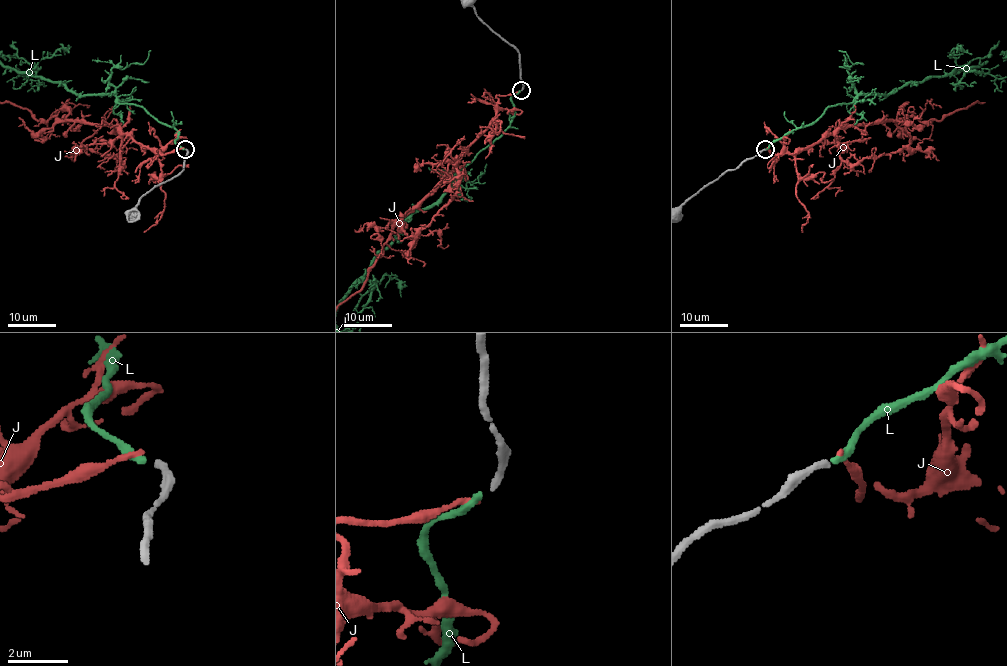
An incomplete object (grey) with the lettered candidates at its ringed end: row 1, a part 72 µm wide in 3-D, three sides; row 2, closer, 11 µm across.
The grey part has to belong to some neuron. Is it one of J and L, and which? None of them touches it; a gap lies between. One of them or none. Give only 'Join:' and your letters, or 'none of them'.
Join: L

